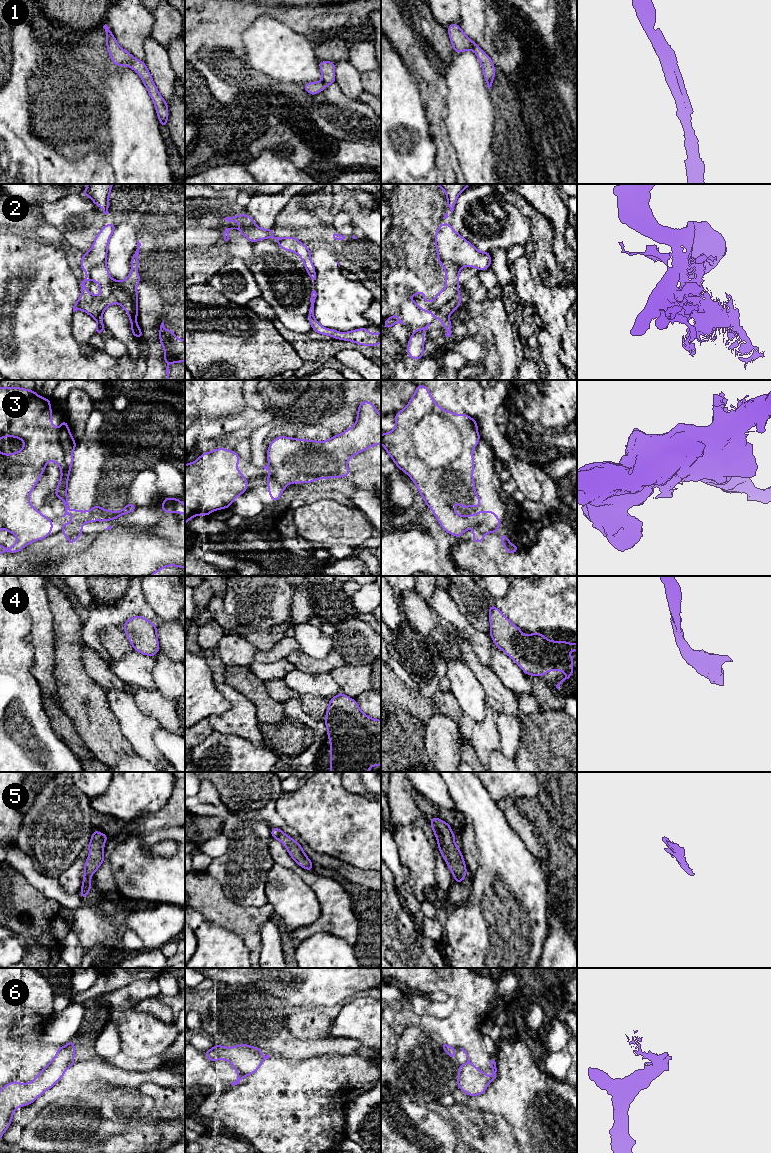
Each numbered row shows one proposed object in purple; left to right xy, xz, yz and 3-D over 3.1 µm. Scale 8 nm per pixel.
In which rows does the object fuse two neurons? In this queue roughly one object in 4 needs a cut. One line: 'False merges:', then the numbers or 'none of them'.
False merges: 3

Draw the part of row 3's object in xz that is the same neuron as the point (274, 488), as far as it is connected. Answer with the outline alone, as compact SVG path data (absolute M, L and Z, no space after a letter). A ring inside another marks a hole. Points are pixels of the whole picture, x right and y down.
M272 474L266 477L266 482L268 485L270 499L273 501L279 501L281 496L281 489L283 486L272 480Z

